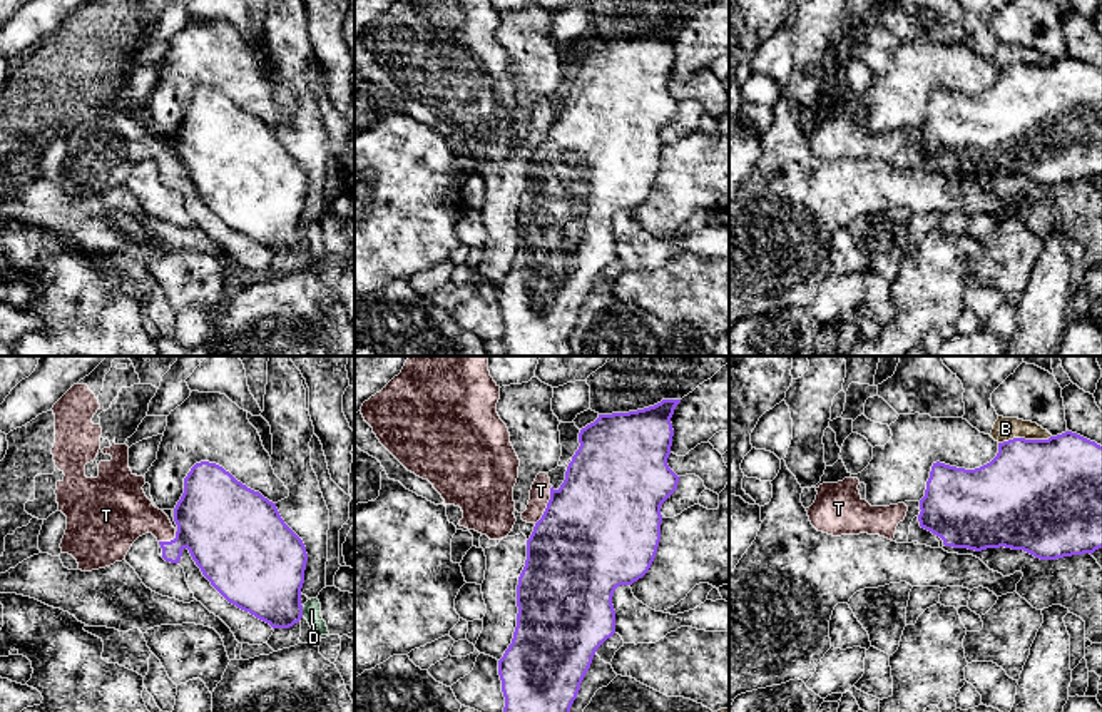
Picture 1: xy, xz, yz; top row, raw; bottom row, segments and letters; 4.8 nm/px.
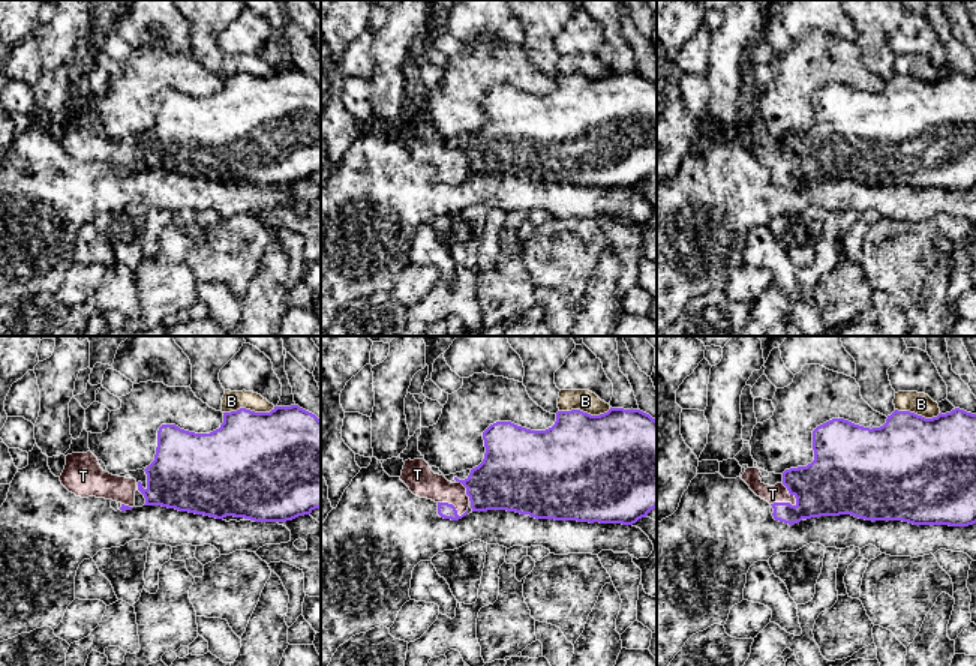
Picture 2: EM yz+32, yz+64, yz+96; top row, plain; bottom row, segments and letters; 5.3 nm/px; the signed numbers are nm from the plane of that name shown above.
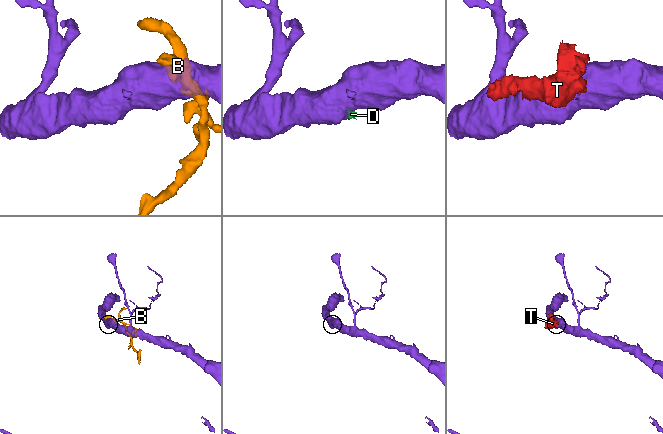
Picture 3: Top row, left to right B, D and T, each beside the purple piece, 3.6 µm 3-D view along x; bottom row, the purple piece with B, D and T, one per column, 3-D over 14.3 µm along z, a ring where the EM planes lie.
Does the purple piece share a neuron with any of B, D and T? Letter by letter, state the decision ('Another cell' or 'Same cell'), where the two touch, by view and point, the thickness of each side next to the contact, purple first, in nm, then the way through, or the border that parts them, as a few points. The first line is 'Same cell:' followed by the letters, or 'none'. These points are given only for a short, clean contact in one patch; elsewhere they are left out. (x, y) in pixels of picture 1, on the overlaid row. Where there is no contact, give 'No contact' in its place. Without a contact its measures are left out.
Same cell: T
B: Another cell. Touches purple at yz (1024, 438). Thickness 480 nm (purple) against 110 nm
D: Another cell. Touches purple at xy (301, 612). Thickness 380 nm (purple) against 90 nm. Boundary: xy (301, 607), (303, 615)
T: Same cell. Touches purple at xz (547, 505). Thickness 500 nm (purple) against 100 nm. Path across: xz (594, 527), (569, 522), (547, 505), (540, 490)

